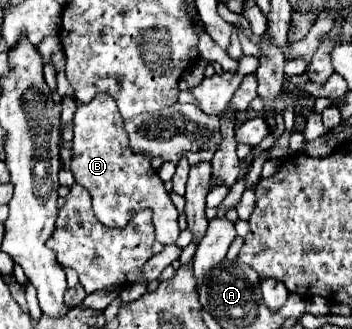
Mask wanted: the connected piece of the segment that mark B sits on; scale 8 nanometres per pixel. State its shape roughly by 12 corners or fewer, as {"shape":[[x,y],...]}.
{"shape":[[109,94],[79,104],[71,172],[95,216],[123,228],[153,212],[161,244],[181,230],[151,160],[127,150]]}

